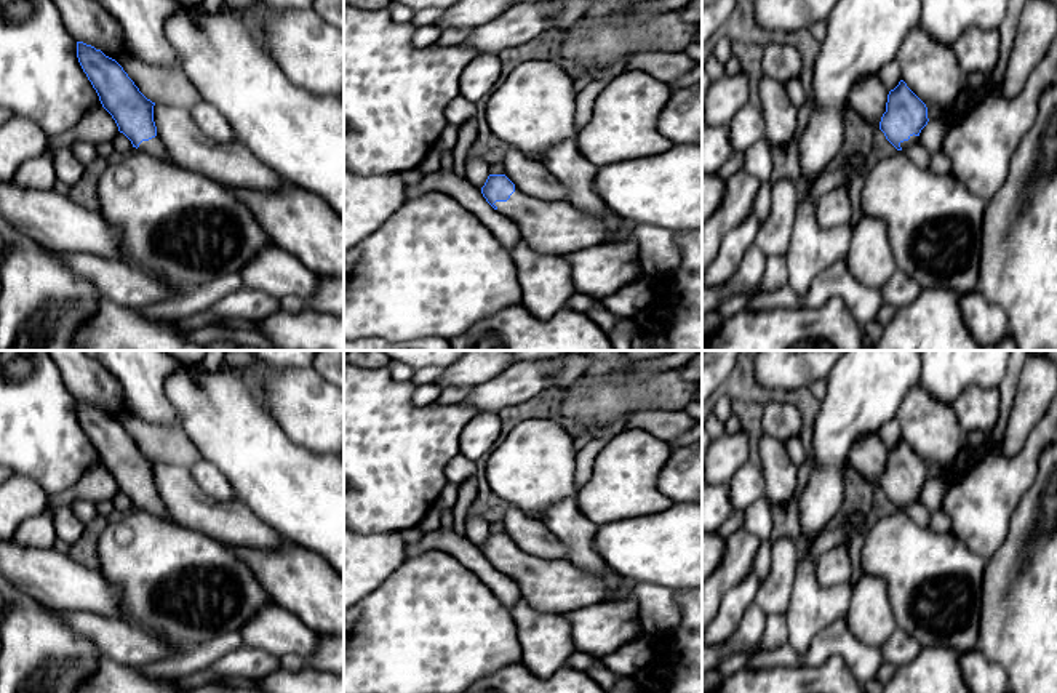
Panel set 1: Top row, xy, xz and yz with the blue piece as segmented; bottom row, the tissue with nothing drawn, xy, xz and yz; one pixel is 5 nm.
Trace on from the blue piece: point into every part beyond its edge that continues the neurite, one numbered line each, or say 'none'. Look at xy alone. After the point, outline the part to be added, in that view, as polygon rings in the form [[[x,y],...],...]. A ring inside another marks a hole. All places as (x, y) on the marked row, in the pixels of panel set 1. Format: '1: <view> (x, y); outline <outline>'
1: xy (298, 221); outline [[[155,104],[154,122],[157,136],[142,141],[138,147],[139,152],[168,160],[224,184],[251,208],[273,245],[297,258],[318,277],[344,277],[344,219],[318,194],[286,181],[240,139],[219,142],[208,138],[193,122],[190,110]]]

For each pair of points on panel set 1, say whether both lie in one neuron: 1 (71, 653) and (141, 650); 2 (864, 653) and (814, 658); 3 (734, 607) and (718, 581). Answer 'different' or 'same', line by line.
1: different
2: same
3: different

